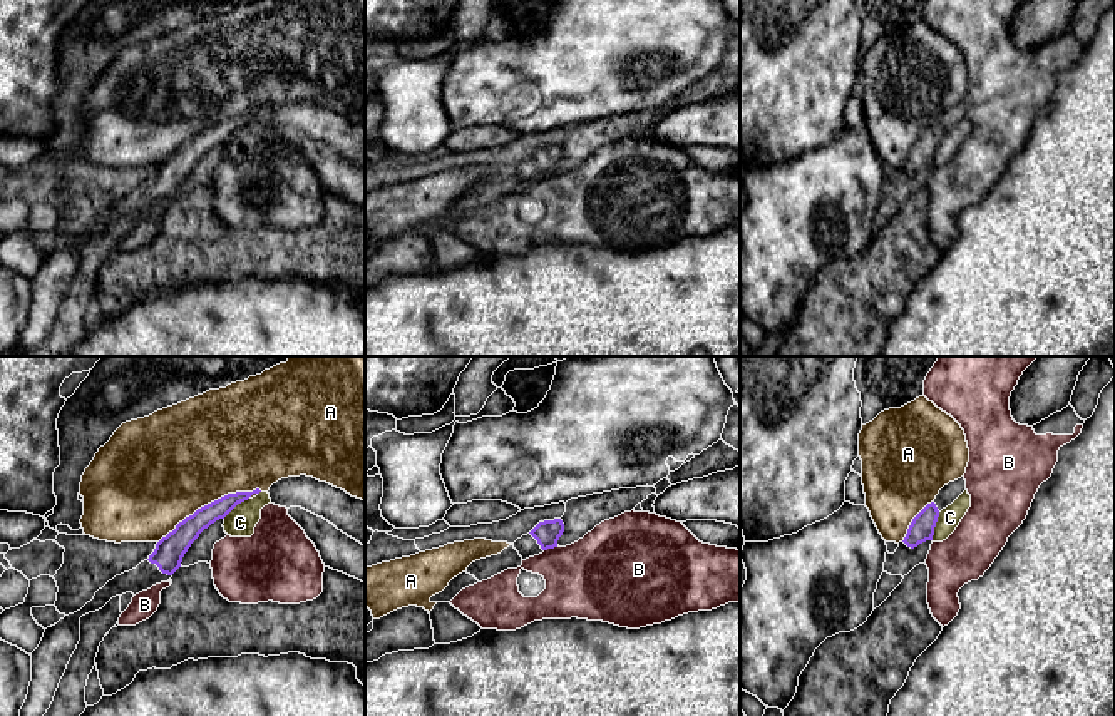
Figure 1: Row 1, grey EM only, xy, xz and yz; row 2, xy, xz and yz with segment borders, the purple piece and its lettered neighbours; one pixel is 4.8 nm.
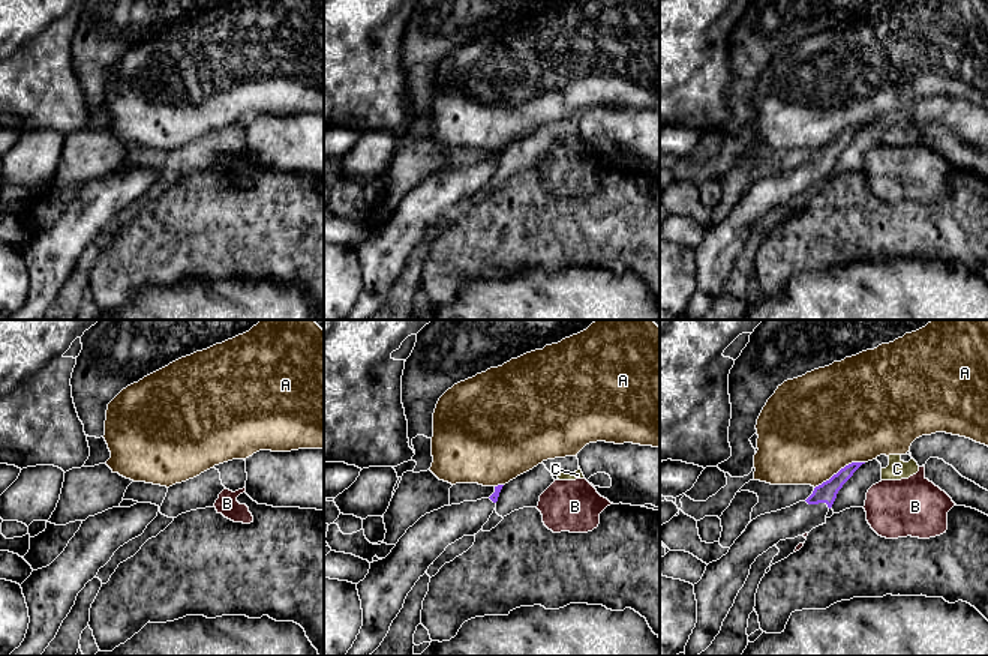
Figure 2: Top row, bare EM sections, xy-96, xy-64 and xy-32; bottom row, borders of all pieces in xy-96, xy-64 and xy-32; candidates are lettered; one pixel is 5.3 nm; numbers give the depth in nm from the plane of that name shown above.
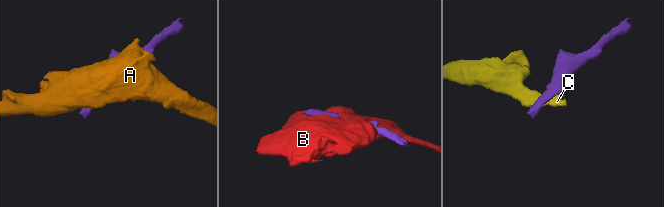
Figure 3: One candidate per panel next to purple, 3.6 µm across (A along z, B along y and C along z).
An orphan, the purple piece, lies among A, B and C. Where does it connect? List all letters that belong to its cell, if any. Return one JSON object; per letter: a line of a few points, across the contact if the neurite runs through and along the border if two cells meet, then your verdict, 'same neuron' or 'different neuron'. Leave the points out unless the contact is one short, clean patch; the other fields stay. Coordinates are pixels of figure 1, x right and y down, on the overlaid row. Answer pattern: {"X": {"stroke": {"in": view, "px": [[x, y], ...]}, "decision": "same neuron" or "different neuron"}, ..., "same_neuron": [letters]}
{"A": {"decision": "different neuron"}, "B": {"decision": "different neuron"}, "C": {"stroke": {"in": "yz", "px": [[940, 512], [931, 539]]}, "decision": "different neuron"}, "same_neuron": []}

